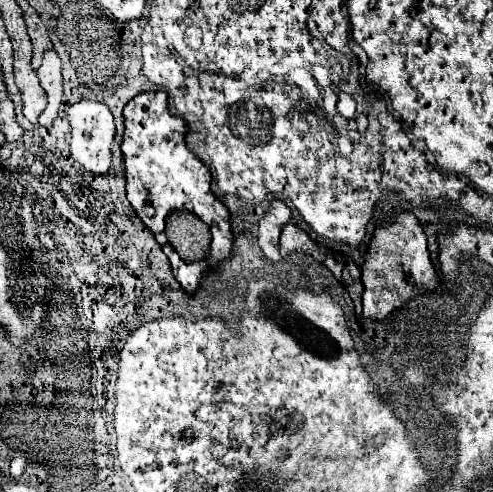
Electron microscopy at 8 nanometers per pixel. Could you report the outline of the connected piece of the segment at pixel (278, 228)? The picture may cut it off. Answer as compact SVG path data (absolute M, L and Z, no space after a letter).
M273 201L271 211L265 213L259 221L259 247L263 249L265 257L275 263L281 261L279 235L283 231L283 225L289 221L291 221L291 209L281 201Z

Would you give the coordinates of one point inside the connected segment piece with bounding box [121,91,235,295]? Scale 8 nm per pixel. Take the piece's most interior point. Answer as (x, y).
(163, 176)

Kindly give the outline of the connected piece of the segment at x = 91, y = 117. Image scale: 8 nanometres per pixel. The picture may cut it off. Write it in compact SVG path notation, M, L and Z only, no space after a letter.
M79 101L67 109L71 121L71 157L79 161L87 171L105 175L111 167L111 145L115 139L115 121L107 105L97 101Z

